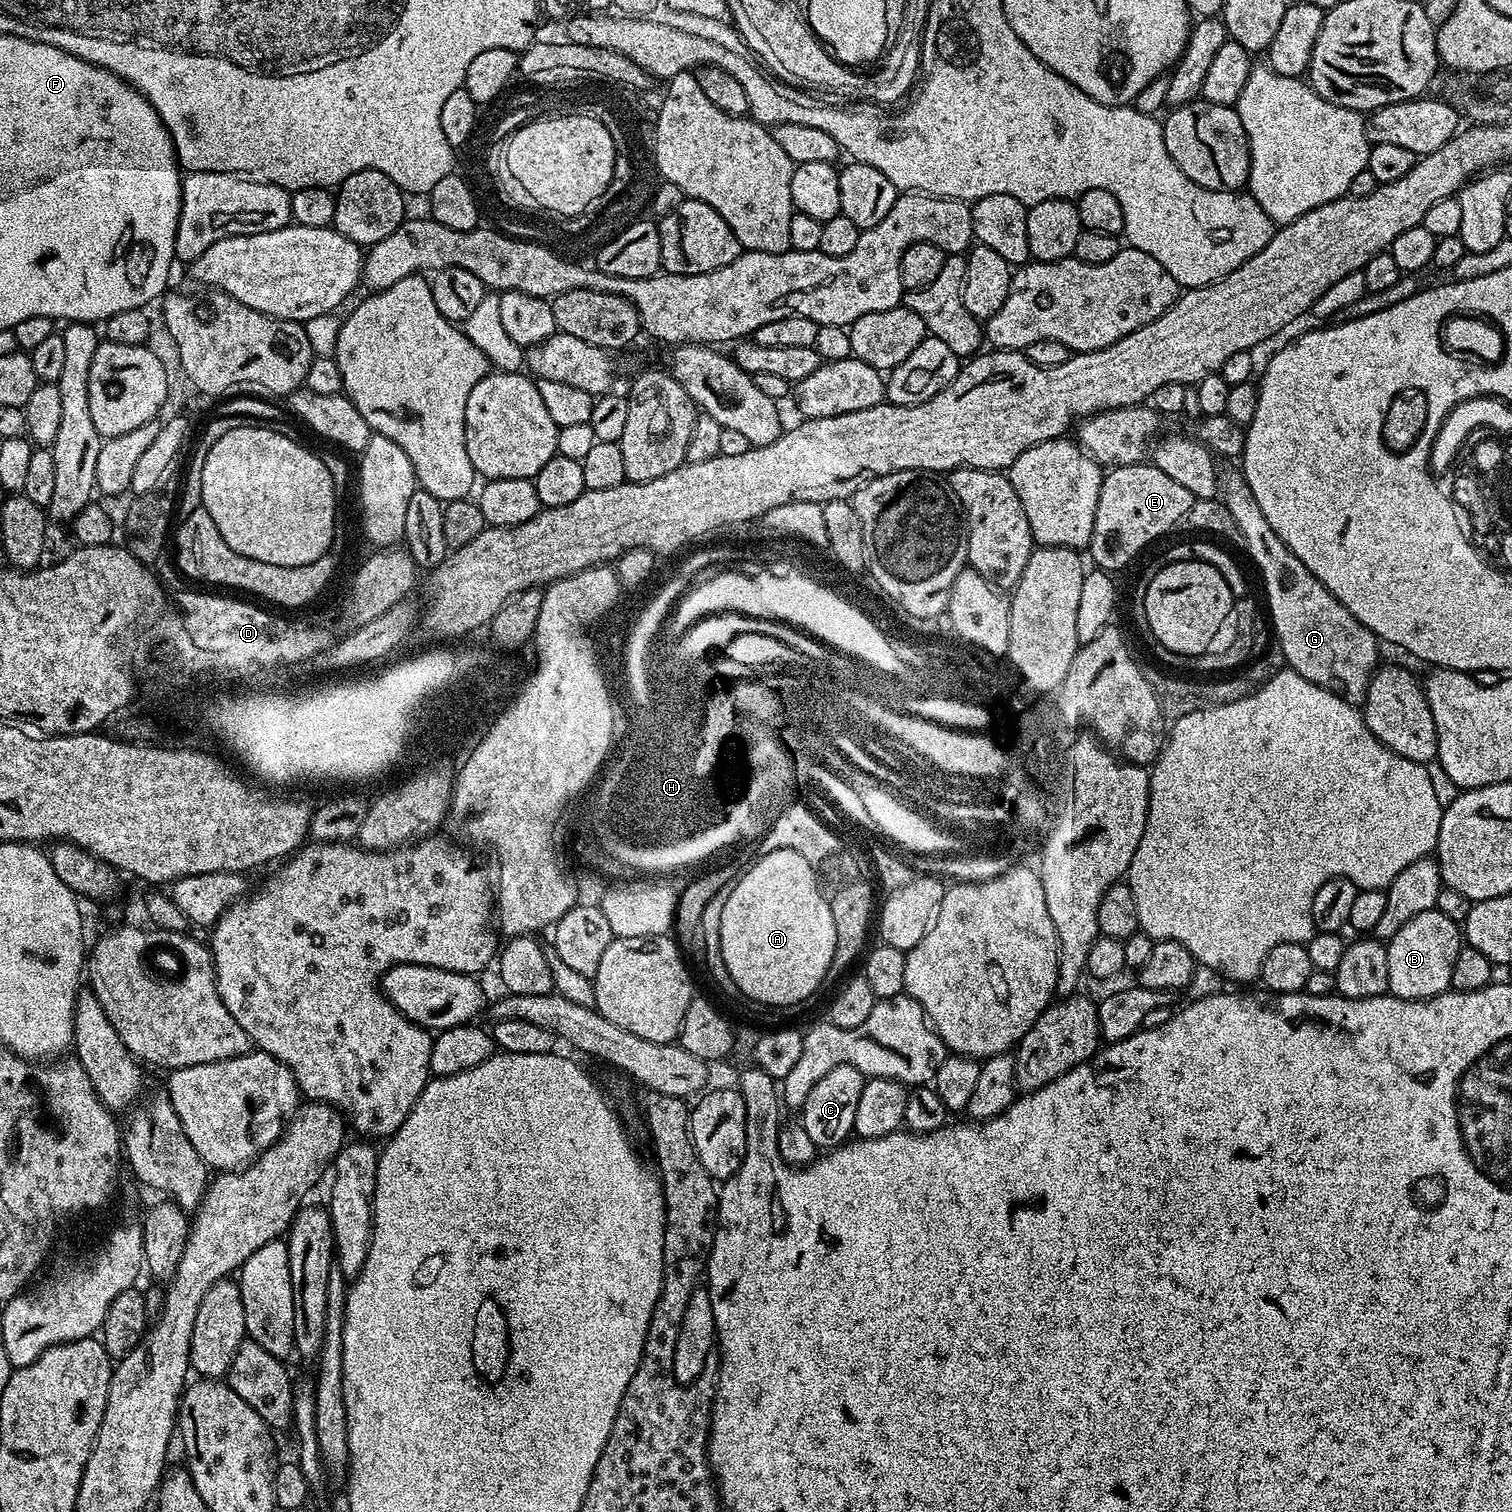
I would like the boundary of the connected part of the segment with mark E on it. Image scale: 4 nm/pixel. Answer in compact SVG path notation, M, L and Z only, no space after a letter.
M1151 462L1118 466L1105 471L1102 490L1098 494L1098 510L1094 514L1094 530L1086 549L1097 569L1116 574L1147 544L1176 528L1176 523L1190 510L1194 497L1186 486L1174 482L1170 474L1162 474Z

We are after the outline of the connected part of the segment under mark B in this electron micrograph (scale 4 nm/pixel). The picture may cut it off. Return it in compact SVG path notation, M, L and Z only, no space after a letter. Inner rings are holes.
M1434 907L1410 918L1410 922L1406 922L1406 926L1402 926L1402 930L1387 941L1387 946L1390 958L1389 993L1403 1000L1434 998L1452 987L1454 961L1462 947L1462 928Z

